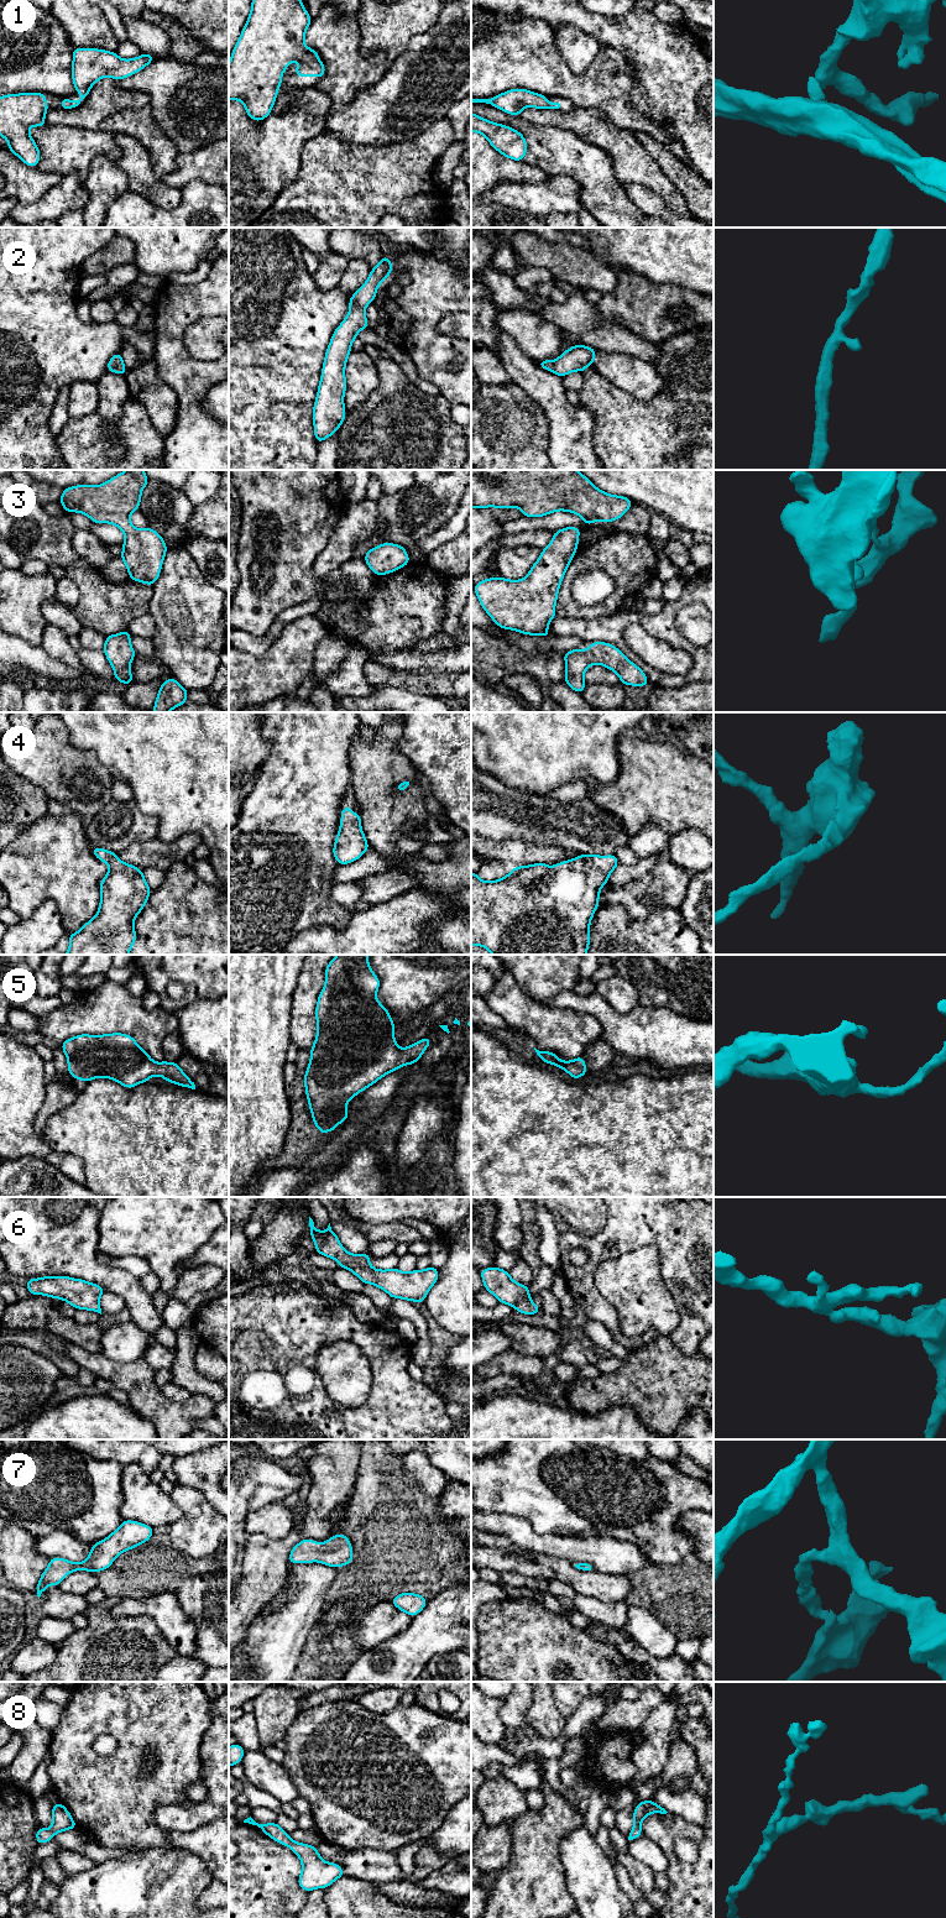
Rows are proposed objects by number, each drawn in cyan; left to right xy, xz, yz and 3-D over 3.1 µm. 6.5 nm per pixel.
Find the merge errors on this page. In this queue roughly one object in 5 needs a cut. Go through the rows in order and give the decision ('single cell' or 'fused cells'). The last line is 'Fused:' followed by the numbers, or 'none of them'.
1: single cell
2: single cell
3: single cell
4: single cell
5: single cell
6: single cell
7: single cell
8: single cell
Fused: none of them

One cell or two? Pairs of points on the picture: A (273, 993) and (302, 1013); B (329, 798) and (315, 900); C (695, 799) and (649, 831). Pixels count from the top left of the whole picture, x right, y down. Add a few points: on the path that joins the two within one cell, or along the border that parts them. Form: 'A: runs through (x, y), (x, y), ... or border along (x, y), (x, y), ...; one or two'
A: border along (297, 976), (291, 1001), (289, 1034); two
B: runs through (315, 824), (315, 874); one
C: border along (630, 835), (646, 824), (657, 824), (669, 836); two

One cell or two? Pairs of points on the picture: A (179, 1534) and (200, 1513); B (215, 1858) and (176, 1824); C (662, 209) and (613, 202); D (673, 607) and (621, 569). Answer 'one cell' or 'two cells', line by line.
A: one cell
B: two cells
C: two cells
D: two cells

